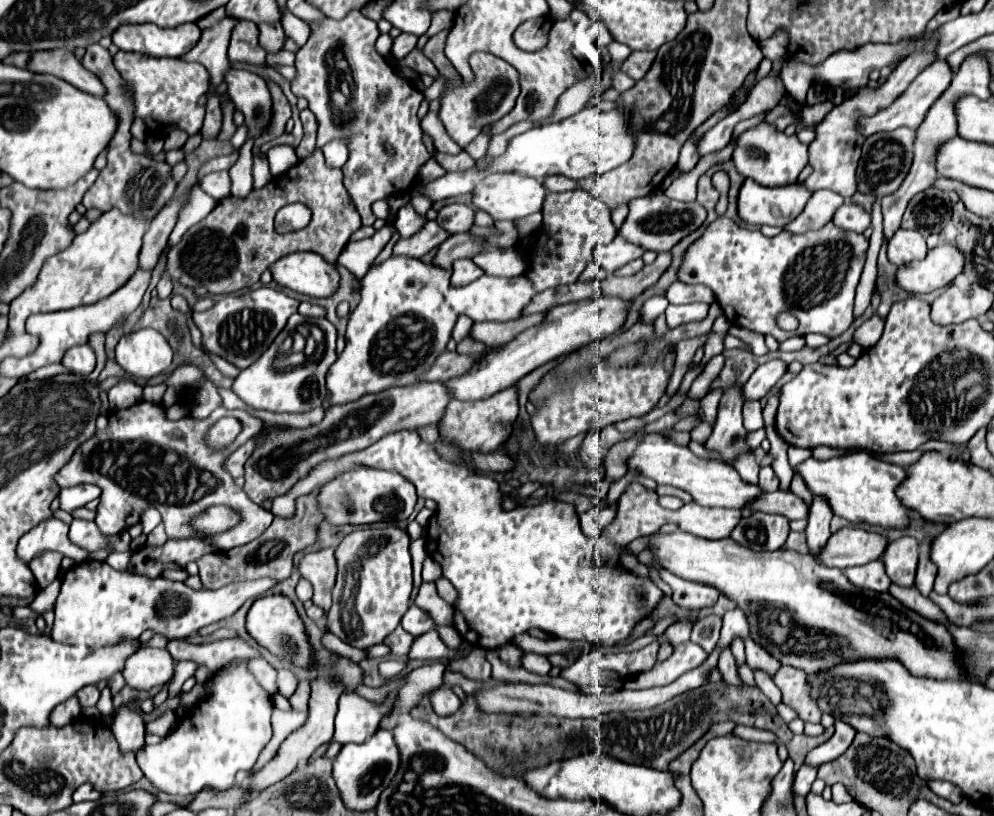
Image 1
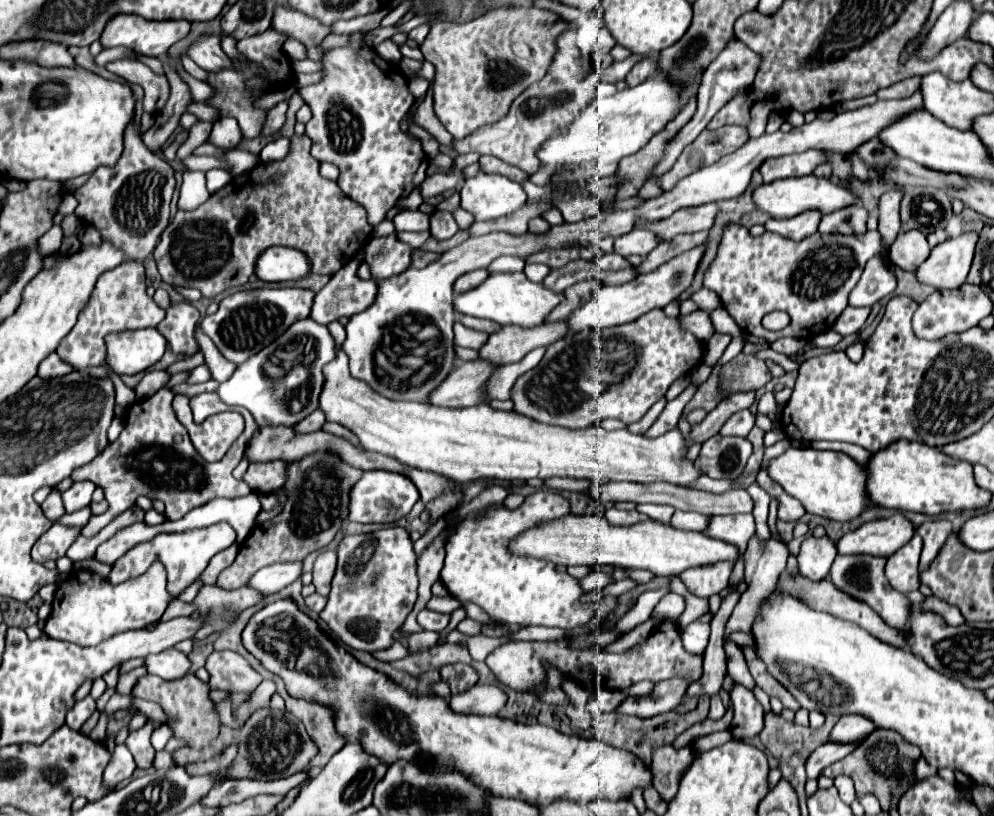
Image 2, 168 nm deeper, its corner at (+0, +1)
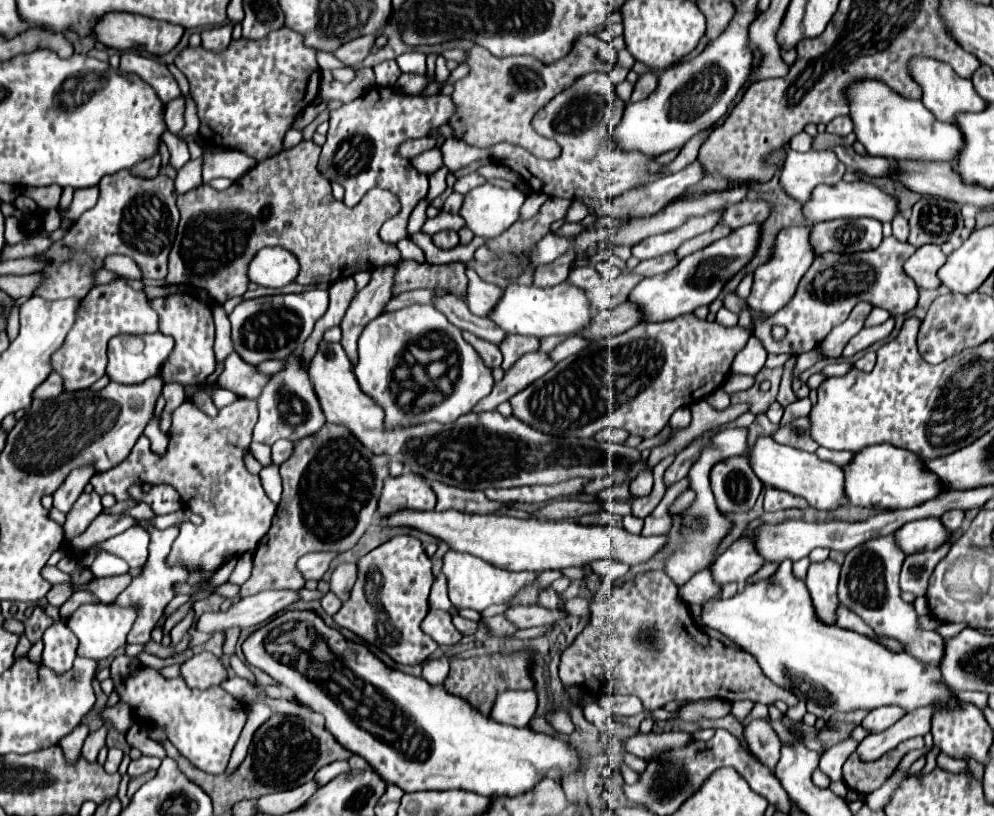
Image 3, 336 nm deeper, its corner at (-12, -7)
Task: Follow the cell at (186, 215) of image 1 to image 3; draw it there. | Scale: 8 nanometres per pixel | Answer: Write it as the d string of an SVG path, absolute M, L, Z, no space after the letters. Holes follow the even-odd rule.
M206 148L204 150L204 170L202 170L202 178L204 178L204 184L210 184L216 178L238 180L252 166L256 166L256 160L252 156L248 156L248 154L244 154L244 152L230 150L230 152L212 154L212 150Z

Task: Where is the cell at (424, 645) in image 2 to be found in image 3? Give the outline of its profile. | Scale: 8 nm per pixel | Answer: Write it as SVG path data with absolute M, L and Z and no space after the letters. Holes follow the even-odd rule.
M430 610L421 623L421 629L440 646L452 646L462 636L454 630L452 616L442 610Z

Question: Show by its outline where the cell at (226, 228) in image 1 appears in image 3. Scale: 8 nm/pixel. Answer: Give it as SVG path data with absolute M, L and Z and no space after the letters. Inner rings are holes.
M302 140L292 150L284 150L278 156L272 156L264 162L258 162L242 178L238 178L228 190L214 190L210 186L198 186L186 194L178 196L178 210L182 214L178 224L178 236L170 252L166 284L184 284L208 292L218 304L224 304L228 298L242 296L248 284L248 264L258 250L266 246L280 246L288 252L294 252L300 260L300 284L334 284L342 278L354 276L362 270L372 270L382 264L396 264L400 260L400 250L394 244L386 244L380 238L382 224L400 210L400 202L392 192L374 188L364 196L364 200L348 208L340 200L334 200L328 178L318 170L320 146L312 140Z

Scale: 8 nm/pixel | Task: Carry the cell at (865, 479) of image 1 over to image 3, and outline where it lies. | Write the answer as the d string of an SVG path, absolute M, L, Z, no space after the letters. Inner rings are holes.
M758 438L754 448L748 448L746 454L750 458L752 470L762 482L766 482L772 488L804 498L818 512L832 512L848 504L844 492L844 470L832 462L820 460L816 454L778 444L772 438Z

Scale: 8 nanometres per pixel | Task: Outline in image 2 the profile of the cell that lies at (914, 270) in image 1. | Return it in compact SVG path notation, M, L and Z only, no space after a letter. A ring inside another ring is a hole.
M964 232L958 238L948 238L932 248L926 262L920 264L916 276L922 284L934 286L936 290L958 288L964 284L974 250L976 250L978 234Z

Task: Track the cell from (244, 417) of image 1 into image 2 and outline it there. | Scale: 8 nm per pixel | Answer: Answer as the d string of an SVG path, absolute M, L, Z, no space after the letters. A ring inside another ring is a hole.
M162 388L154 396L134 404L126 416L126 426L120 438L116 442L110 442L108 448L100 456L96 456L90 464L74 470L72 480L90 480L96 486L102 486L106 500L110 504L106 514L92 516L90 522L82 528L82 534L86 538L96 536L114 516L130 508L138 496L160 498L166 504L166 516L170 520L180 520L192 508L204 506L214 498L240 498L252 492L248 484L232 476L232 470L242 460L248 440L258 430L254 418L244 408L238 408L240 414L244 416L244 432L238 436L236 444L228 448L220 462L210 464L196 452L188 432L176 420L172 398L174 394L168 388Z

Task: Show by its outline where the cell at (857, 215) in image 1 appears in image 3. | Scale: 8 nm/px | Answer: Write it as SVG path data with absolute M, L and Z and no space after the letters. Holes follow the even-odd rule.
M872 218L820 222L812 230L812 248L820 252L862 252L882 242L882 224Z

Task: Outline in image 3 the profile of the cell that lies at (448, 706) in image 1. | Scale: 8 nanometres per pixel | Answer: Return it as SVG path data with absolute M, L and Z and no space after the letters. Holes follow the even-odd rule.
M506 690L496 696L490 718L510 726L528 726L528 720L536 712L536 704L534 690Z

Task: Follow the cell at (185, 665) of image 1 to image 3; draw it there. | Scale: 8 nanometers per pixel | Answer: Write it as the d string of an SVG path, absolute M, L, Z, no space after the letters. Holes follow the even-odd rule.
M142 756L142 758L130 762L130 766L128 766L128 774L130 774L130 778L134 778L134 776L140 776L140 774L144 774L144 772L158 770L160 764L162 764L160 758L148 758L148 756Z

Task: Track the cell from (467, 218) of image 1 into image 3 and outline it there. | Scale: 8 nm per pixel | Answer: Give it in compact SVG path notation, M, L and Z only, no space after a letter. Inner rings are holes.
M444 230L444 232L438 232L434 234L434 244L440 246L440 248L454 248L460 244L460 238L458 238L458 232L454 230Z

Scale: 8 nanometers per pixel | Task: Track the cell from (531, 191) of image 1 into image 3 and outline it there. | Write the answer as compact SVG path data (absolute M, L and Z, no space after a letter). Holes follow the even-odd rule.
M484 184L464 196L460 216L476 236L490 240L518 220L524 200L526 196L518 188L504 190Z

